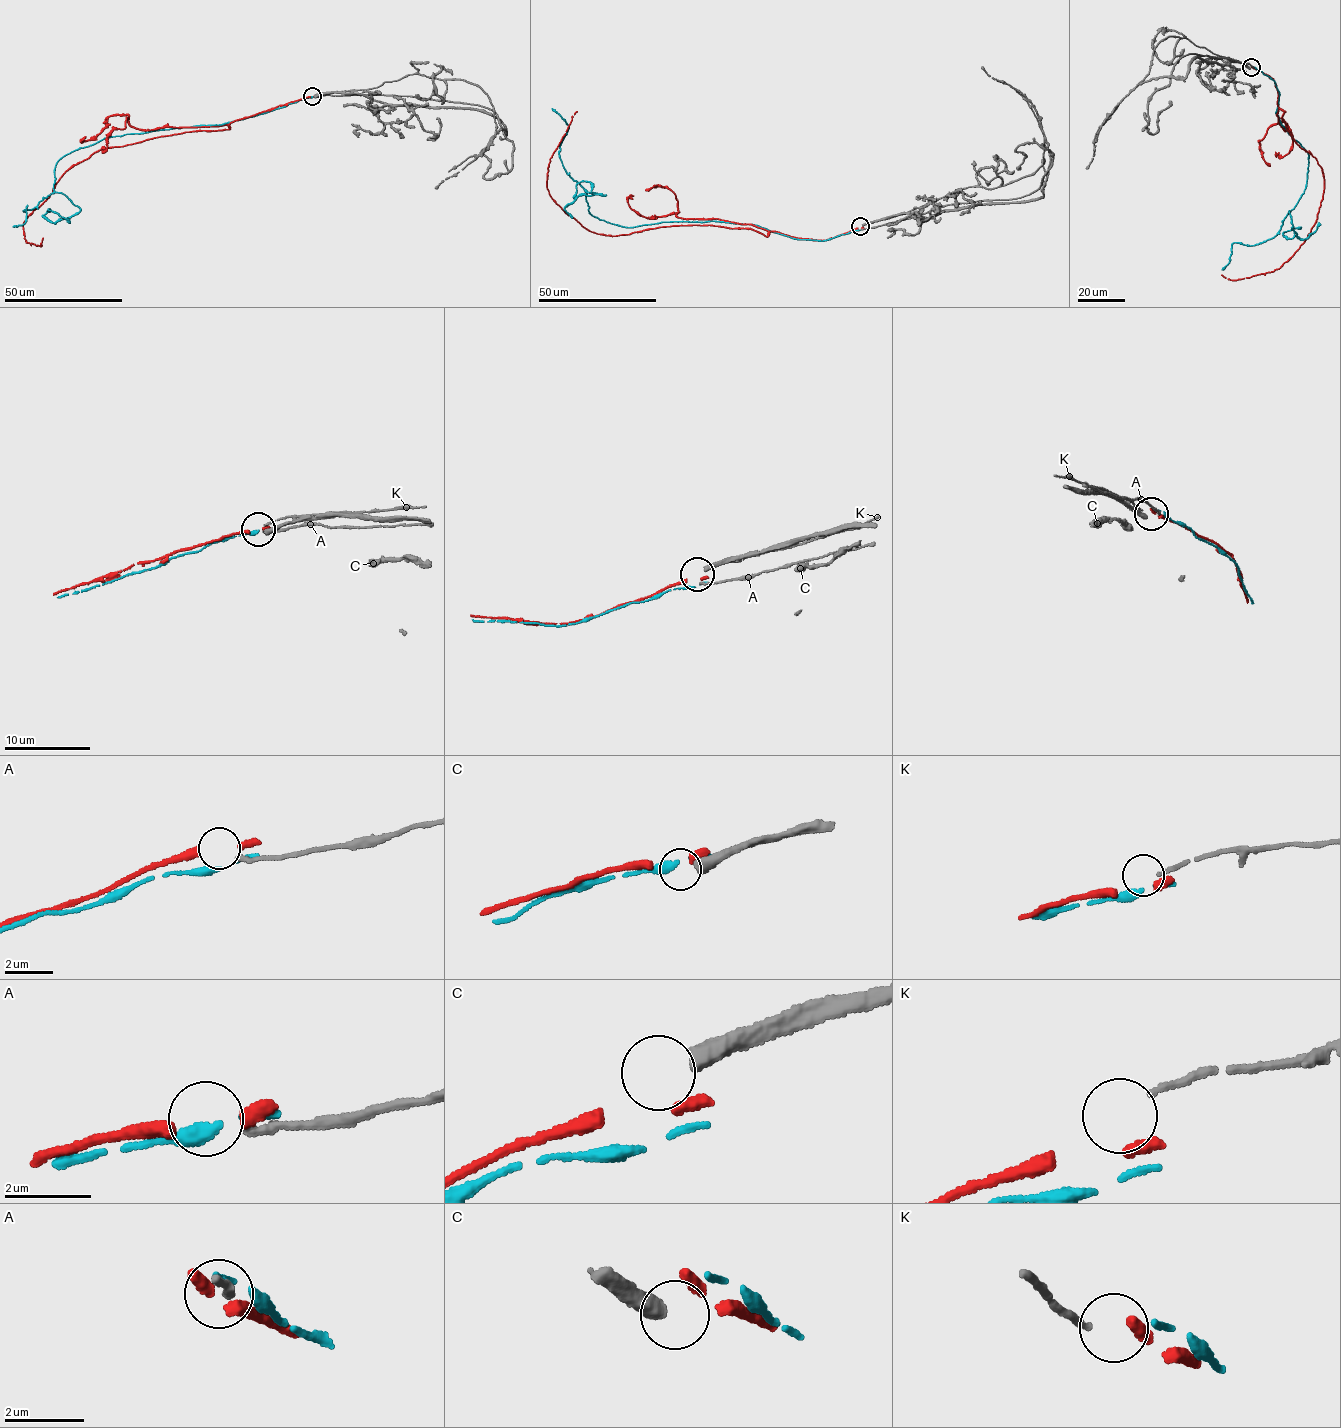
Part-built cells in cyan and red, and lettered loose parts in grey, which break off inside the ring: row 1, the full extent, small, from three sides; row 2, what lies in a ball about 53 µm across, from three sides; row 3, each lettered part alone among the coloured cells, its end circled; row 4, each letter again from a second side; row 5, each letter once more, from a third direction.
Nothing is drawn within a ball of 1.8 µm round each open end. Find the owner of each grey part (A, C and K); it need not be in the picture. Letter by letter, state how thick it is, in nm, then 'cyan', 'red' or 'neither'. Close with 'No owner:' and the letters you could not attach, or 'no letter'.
A: calibre 220 nm; neither
C: calibre 480 nm; neither
K: calibre 140 nm; neither
No owner: A, C, K

